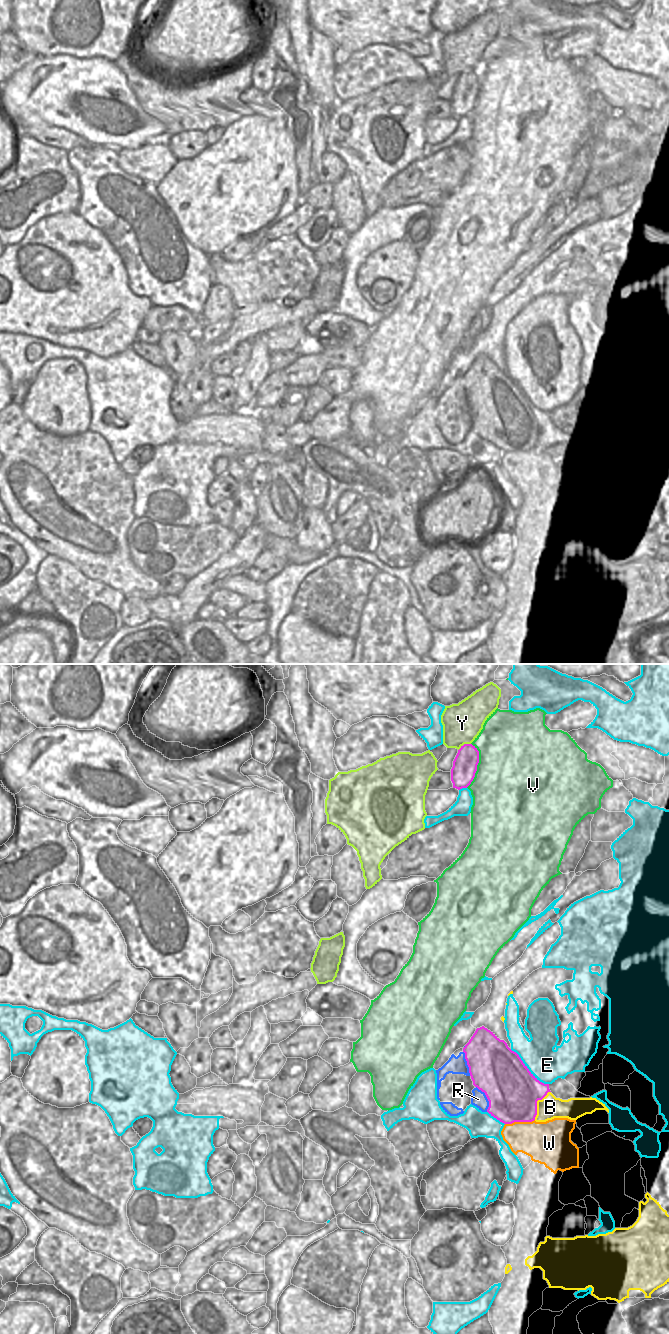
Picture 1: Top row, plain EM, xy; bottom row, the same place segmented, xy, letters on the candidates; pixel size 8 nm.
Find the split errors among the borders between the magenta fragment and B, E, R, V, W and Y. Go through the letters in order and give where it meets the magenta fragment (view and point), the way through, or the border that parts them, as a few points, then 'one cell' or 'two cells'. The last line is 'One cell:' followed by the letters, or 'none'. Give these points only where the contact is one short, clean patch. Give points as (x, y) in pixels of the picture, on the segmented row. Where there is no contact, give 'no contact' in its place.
B: xy (536, 1104) | two cells
E: xy (527, 1068) | two cells
R: xy (487, 1098) | one cell
V: xy (477, 764) | two cells
W: xy (519, 1121) | along xy (534, 1119), (505, 1124) | two cells
Y: xy (464, 744) | along xy (470, 743), (465, 743), (458, 750) | two cells
One cell: R

